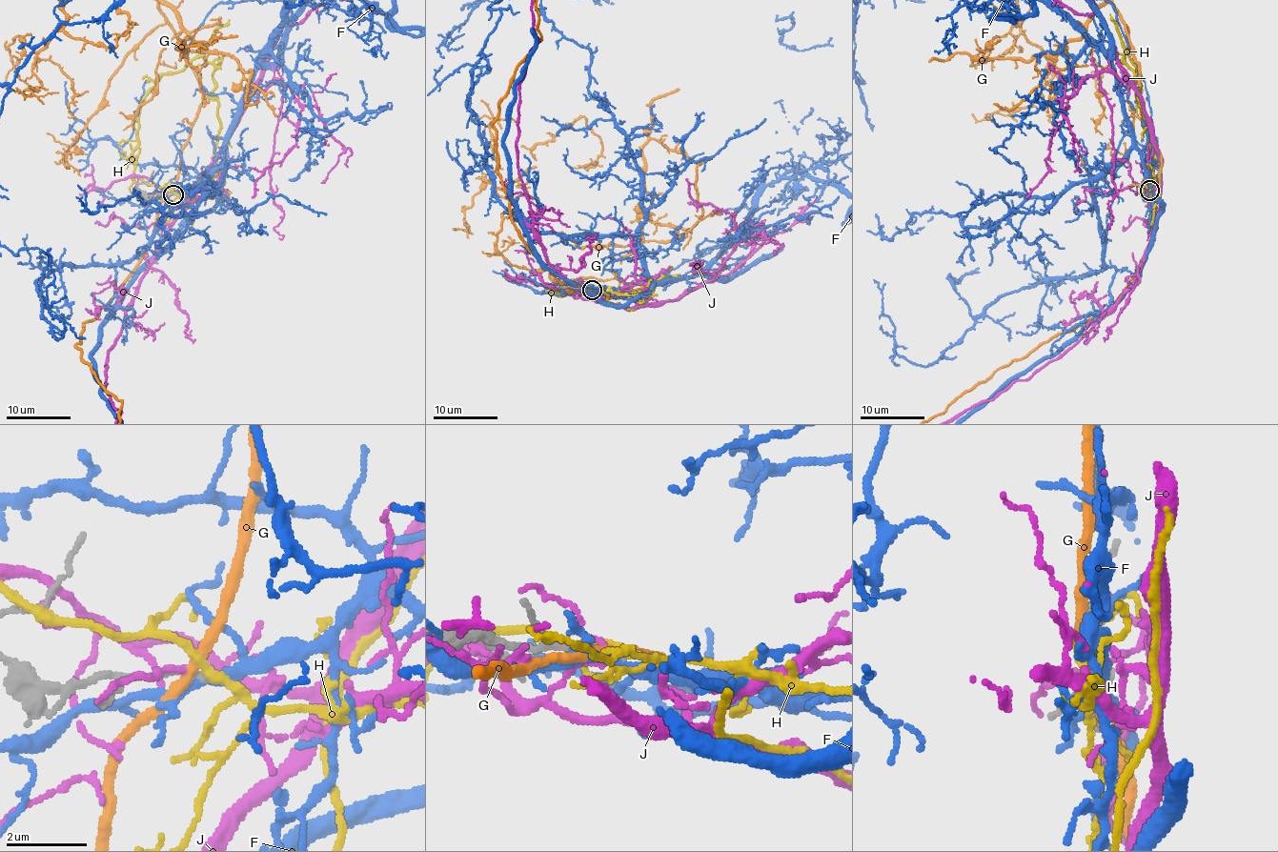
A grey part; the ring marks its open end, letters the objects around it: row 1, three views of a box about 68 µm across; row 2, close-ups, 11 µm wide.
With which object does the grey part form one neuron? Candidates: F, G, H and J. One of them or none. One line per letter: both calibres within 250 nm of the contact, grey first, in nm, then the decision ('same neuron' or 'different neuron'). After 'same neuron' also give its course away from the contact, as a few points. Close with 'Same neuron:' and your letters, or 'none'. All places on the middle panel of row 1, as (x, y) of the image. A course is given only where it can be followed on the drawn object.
F: calibres 160 and 220 nm; different neuron
G: calibres 190 and 240 nm; different neuron
H: calibres 160 and 160 nm; different neuron
J: calibres 200 and 120 nm; different neuron
Same neuron: none

